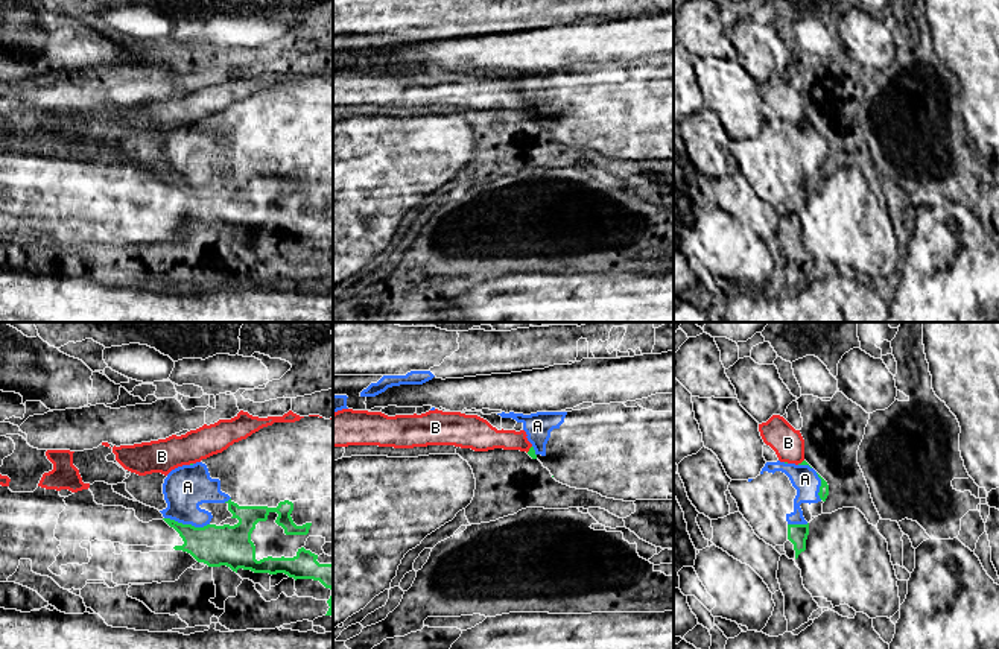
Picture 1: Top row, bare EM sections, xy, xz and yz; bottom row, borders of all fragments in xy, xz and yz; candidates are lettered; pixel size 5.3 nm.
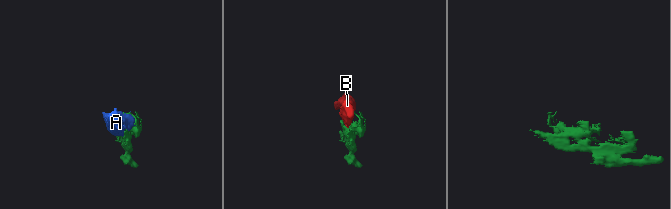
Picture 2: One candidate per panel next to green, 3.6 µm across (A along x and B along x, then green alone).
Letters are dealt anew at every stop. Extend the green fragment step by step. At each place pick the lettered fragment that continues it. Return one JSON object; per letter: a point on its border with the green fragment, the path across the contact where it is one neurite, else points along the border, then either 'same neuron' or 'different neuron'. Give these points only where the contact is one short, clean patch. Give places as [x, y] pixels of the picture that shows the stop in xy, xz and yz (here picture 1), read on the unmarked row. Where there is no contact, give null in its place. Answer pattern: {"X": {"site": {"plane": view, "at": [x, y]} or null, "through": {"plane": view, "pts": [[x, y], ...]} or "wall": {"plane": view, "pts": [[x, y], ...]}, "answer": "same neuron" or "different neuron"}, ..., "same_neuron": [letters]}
{"A": {"site": {"plane": "xy", "at": [187, 184]}, "answer": "same neuron"}, "B": {"site": {"plane": "xz", "at": [529, 108]}, "wall": {"plane": "xz", "pts": [[531, 105], [526, 111]]}, "answer": "different neuron"}, "same_neuron": ["A"]}

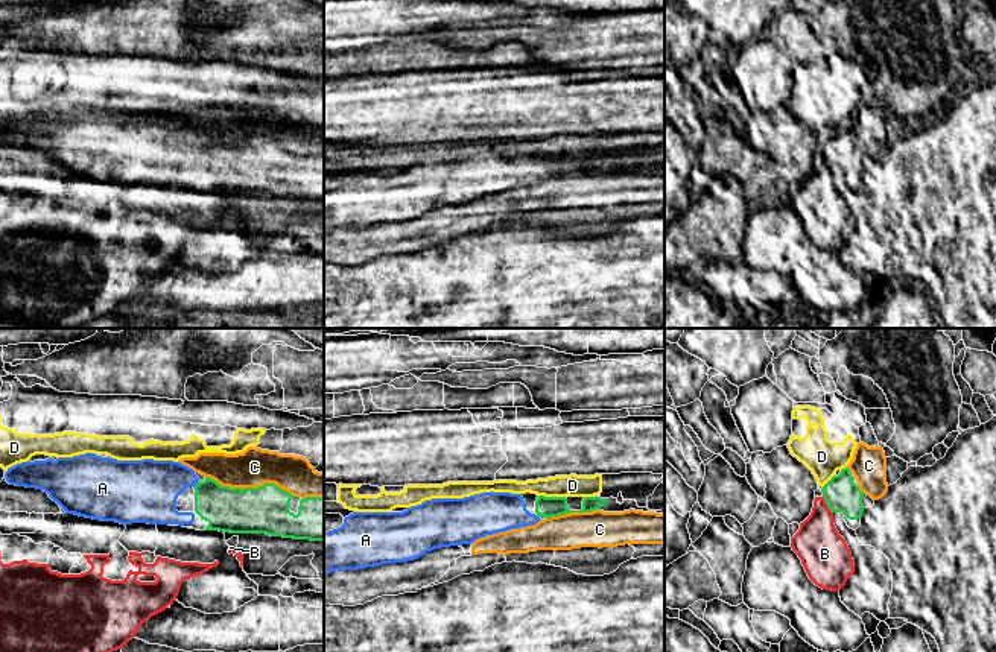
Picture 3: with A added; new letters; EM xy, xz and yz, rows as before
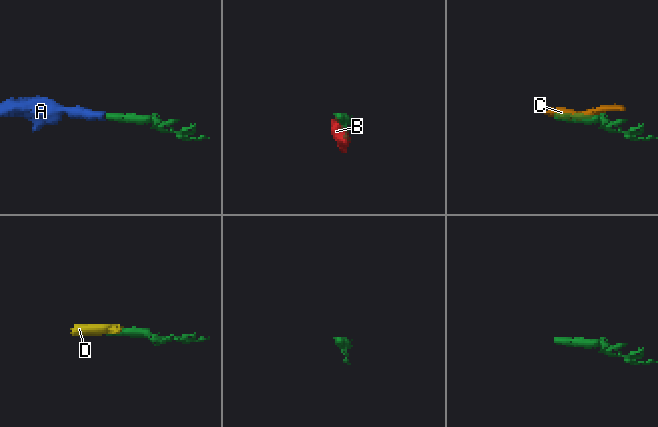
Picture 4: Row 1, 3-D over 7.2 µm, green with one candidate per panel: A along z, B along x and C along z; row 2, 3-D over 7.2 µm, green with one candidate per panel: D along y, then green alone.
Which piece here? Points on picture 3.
{"A": {"site": {"plane": "xy", "at": [196, 143]}, "answer": "same neuron"}, "B": {"site": {"plane": "yz", "at": [827, 164]}, "answer": "different neuron"}, "C": {"site": {"plane": "xy", "at": [251, 148]}, "answer": "different neuron"}, "D": {"site": {"plane": "xz", "at": [552, 157]}, "wall": {"plane": "xz", "pts": [[540, 154], [564, 157]]}, "answer": "different neuron"}, "same_neuron": ["A"]}

